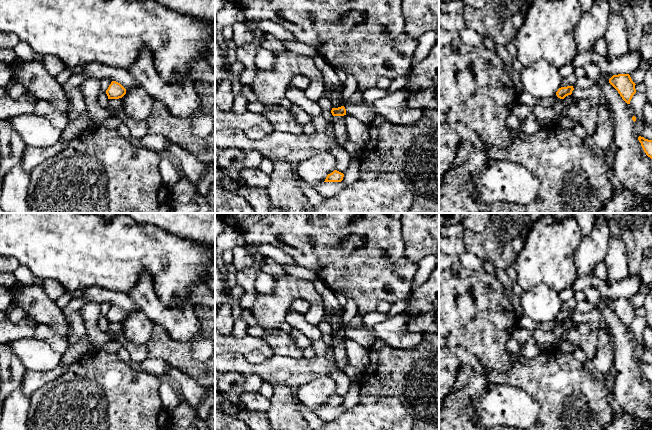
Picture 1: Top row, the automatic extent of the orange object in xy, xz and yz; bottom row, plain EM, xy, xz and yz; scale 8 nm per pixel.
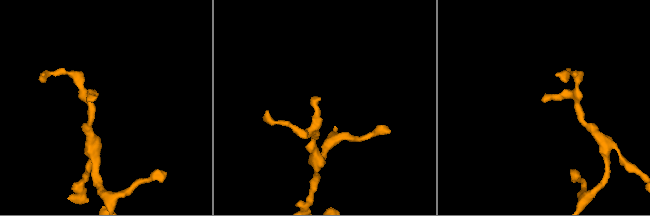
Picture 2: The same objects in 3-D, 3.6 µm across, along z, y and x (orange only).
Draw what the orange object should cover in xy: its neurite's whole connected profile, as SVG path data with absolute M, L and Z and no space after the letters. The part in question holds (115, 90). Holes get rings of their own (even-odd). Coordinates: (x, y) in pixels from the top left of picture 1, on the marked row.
M112 81L106 90L108 99L119 99L126 94L126 89L118 82Z

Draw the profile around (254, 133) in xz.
M253 126L246 129L244 132L246 136L251 140L260 140L267 135L266 131L259 126Z

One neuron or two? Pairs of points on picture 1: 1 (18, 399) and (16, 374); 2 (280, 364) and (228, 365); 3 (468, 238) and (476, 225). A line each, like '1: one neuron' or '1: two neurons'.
1: two neurons
2: one neuron
3: two neurons

